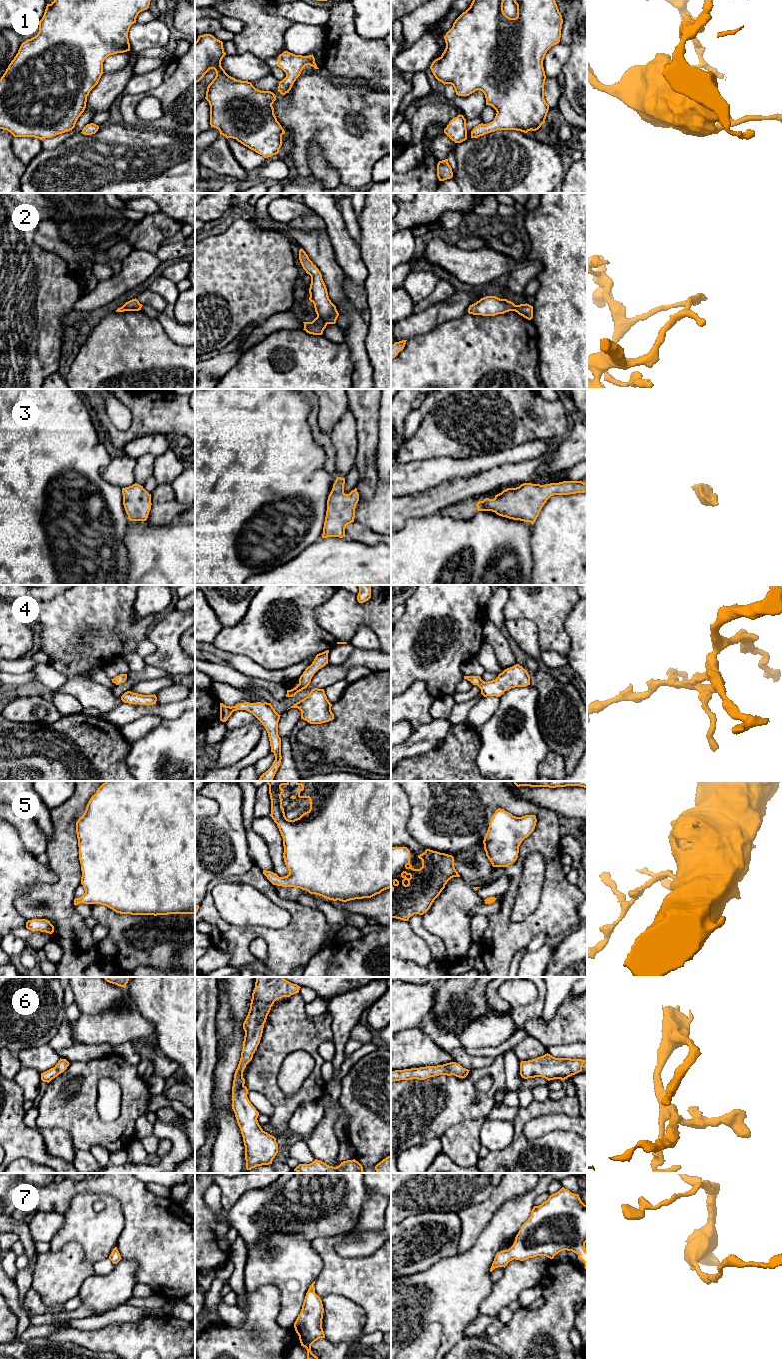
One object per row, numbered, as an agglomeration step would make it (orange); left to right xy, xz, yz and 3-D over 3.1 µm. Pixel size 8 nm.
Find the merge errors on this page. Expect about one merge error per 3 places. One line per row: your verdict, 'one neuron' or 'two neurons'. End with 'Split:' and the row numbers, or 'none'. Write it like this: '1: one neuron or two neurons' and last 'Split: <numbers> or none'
1: one neuron
2: two neurons
3: one neuron
4: one neuron
5: one neuron
6: one neuron
7: one neuron
Split: 2

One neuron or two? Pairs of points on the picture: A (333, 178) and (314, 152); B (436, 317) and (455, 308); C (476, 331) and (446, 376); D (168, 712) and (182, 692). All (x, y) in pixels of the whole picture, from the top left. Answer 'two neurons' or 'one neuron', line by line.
A: one neuron
B: one neuron
C: one neuron
D: two neurons

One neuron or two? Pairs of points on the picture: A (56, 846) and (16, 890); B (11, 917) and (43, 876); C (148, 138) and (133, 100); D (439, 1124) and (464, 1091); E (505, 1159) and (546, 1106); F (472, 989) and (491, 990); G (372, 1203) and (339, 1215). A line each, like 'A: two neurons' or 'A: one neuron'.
A: two neurons
B: one neuron
C: two neurons
D: one neuron
E: one neuron
F: two neurons
G: two neurons

